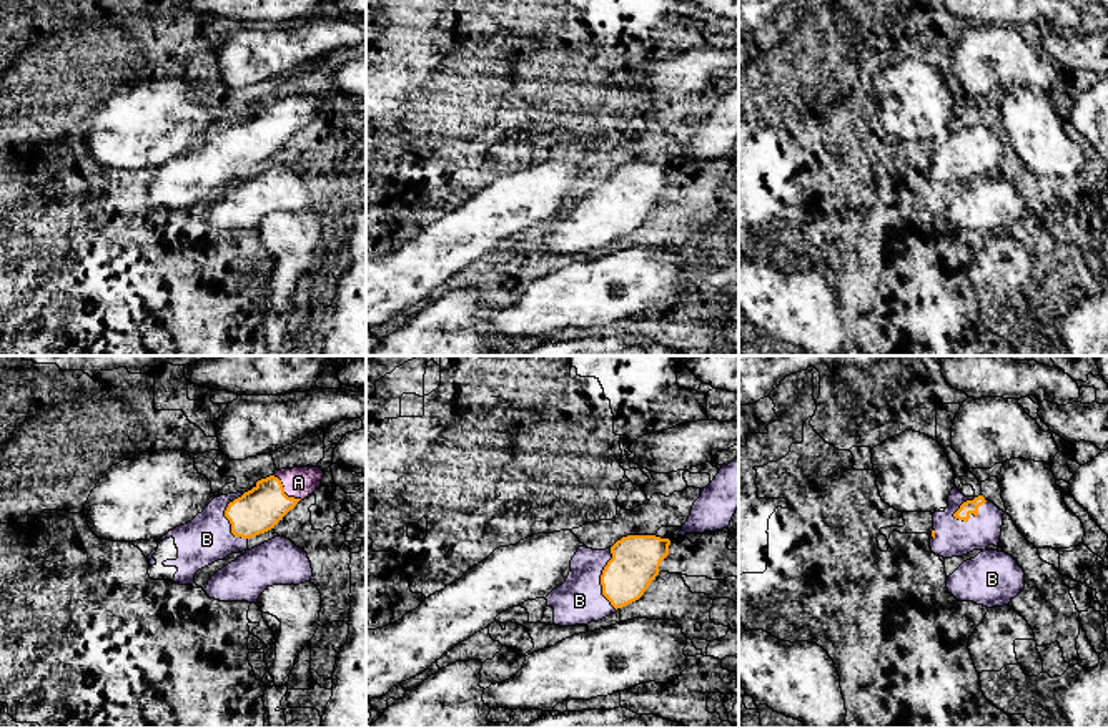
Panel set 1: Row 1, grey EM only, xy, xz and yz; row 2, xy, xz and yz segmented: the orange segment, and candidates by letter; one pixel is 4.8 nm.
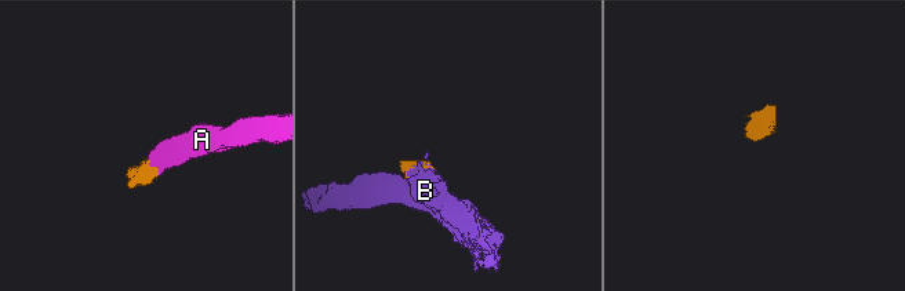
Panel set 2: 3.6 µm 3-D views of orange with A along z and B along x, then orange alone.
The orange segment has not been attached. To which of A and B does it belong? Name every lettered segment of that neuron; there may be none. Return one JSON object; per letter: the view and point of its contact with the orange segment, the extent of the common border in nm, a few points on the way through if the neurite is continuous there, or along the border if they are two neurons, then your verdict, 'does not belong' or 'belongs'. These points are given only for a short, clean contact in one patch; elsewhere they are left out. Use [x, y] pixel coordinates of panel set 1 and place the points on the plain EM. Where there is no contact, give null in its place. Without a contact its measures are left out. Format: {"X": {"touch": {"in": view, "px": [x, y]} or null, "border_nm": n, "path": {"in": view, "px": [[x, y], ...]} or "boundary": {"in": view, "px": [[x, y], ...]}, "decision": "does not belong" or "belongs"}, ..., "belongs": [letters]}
{"A": {"touch": {"in": "xy", "px": [283, 120]}, "border_nm": 190, "path": {"in": "xy", "px": [[260, 137], [283, 120], [298, 110]]}, "decision": "belongs"}, "B": {"touch": {"in": "yz", "px": [972, 140]}, "border_nm": 190, "decision": "does not belong"}, "belongs": ["A"]}

